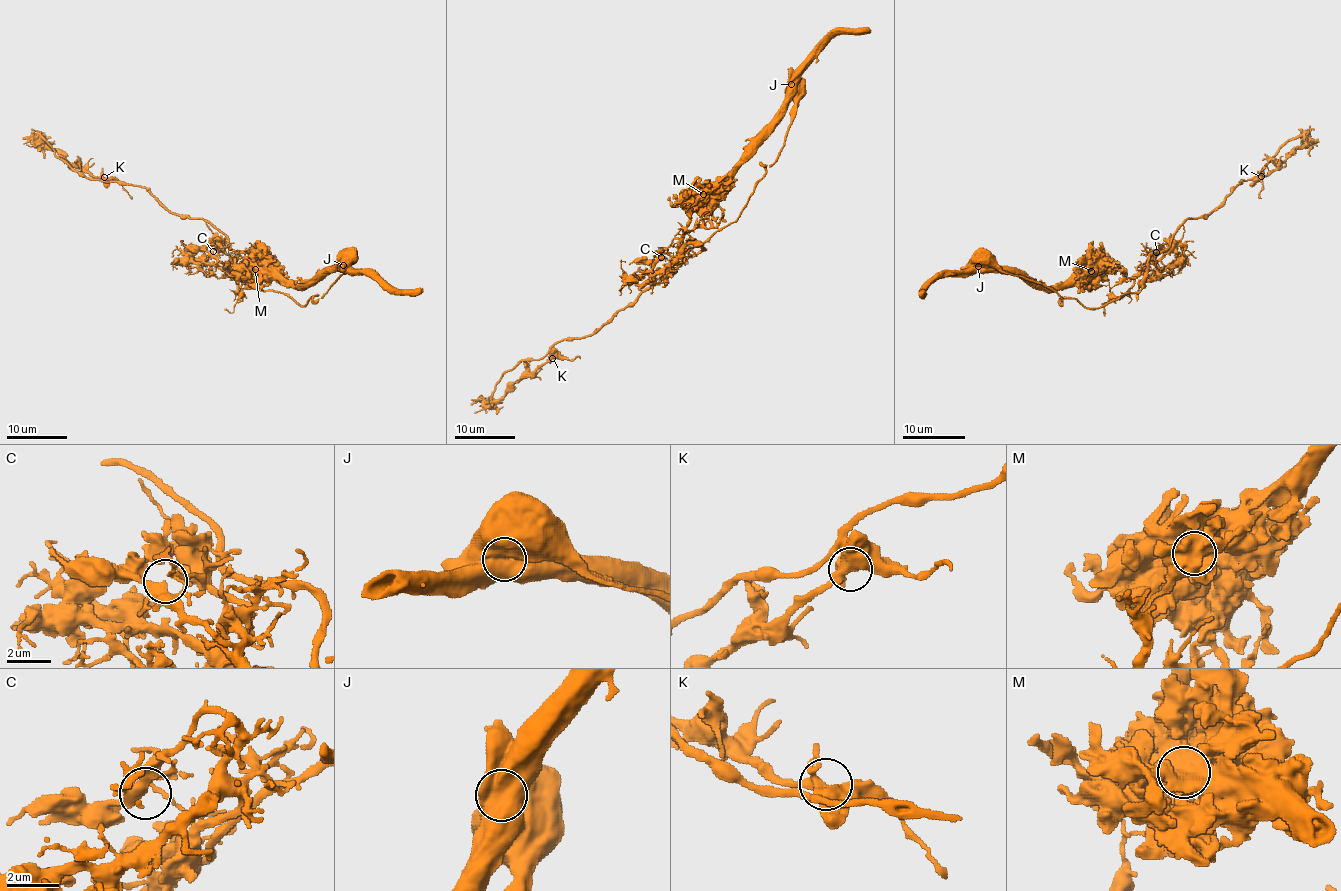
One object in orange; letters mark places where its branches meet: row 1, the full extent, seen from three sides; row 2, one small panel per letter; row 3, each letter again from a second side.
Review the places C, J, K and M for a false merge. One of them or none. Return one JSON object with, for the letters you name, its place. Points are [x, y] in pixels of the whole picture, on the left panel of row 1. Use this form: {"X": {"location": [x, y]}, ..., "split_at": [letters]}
{"J": {"location": [343, 265]}, "split_at": ["J"]}

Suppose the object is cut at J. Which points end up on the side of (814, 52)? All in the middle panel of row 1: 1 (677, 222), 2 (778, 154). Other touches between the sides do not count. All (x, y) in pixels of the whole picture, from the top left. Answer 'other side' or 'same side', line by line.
1: other side
2: other side

